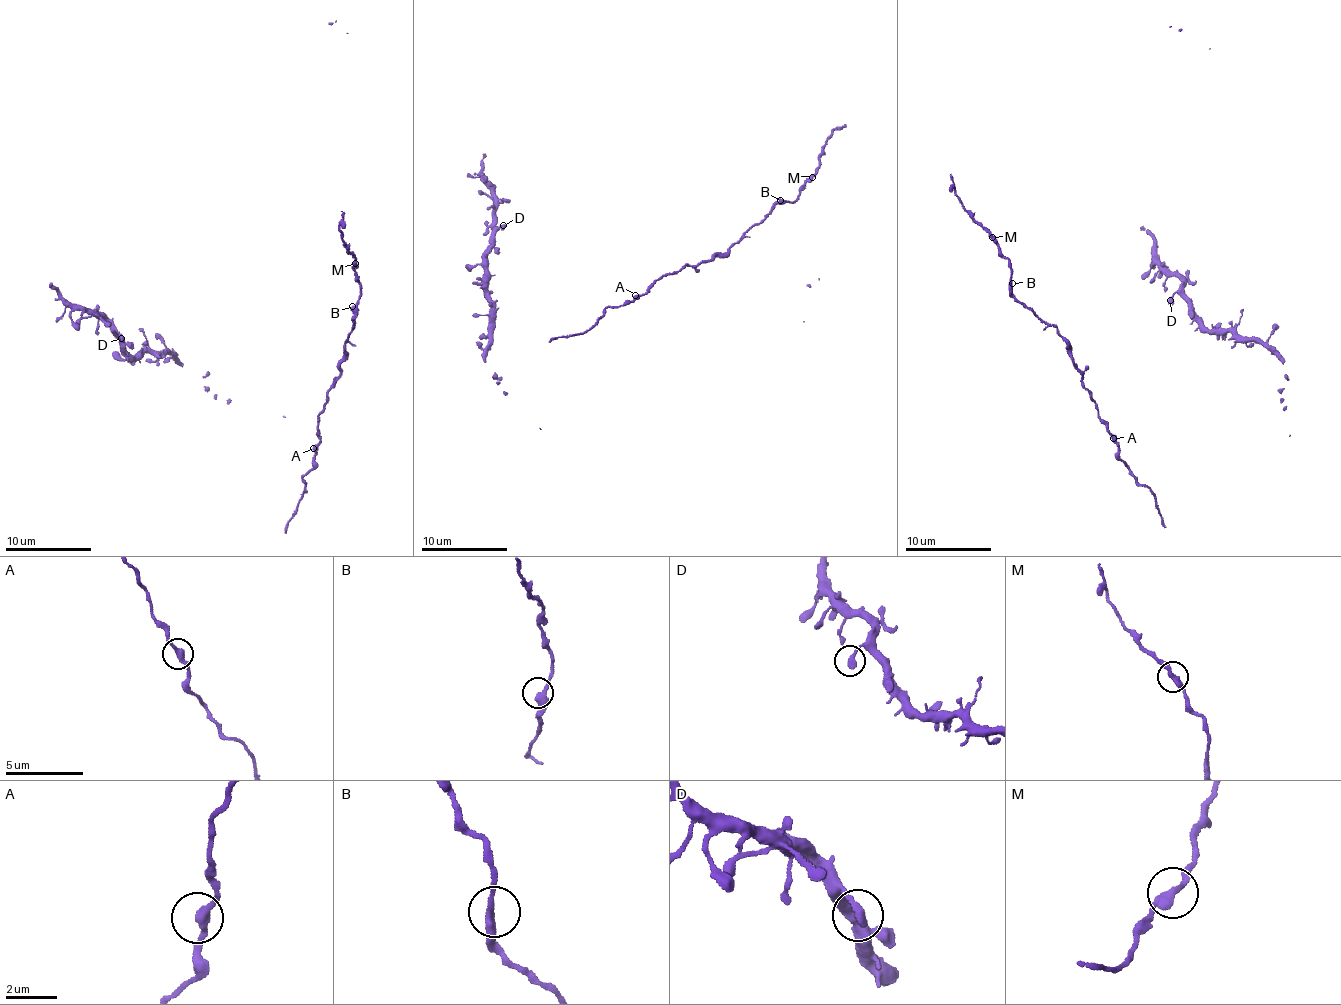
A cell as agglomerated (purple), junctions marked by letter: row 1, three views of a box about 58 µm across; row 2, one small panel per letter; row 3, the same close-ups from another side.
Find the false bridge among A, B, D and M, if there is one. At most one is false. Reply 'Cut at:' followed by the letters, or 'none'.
Cut at: none

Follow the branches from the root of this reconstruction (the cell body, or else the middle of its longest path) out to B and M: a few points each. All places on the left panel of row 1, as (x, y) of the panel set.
B: (317, 442), (319, 414), (326, 401), (327, 389), (340, 374), (344, 345), (354, 323), (352, 306)
M: (317, 442), (319, 414), (327, 389), (340, 374), (344, 345), (354, 323), (354, 304), (359, 298), (354, 263)

